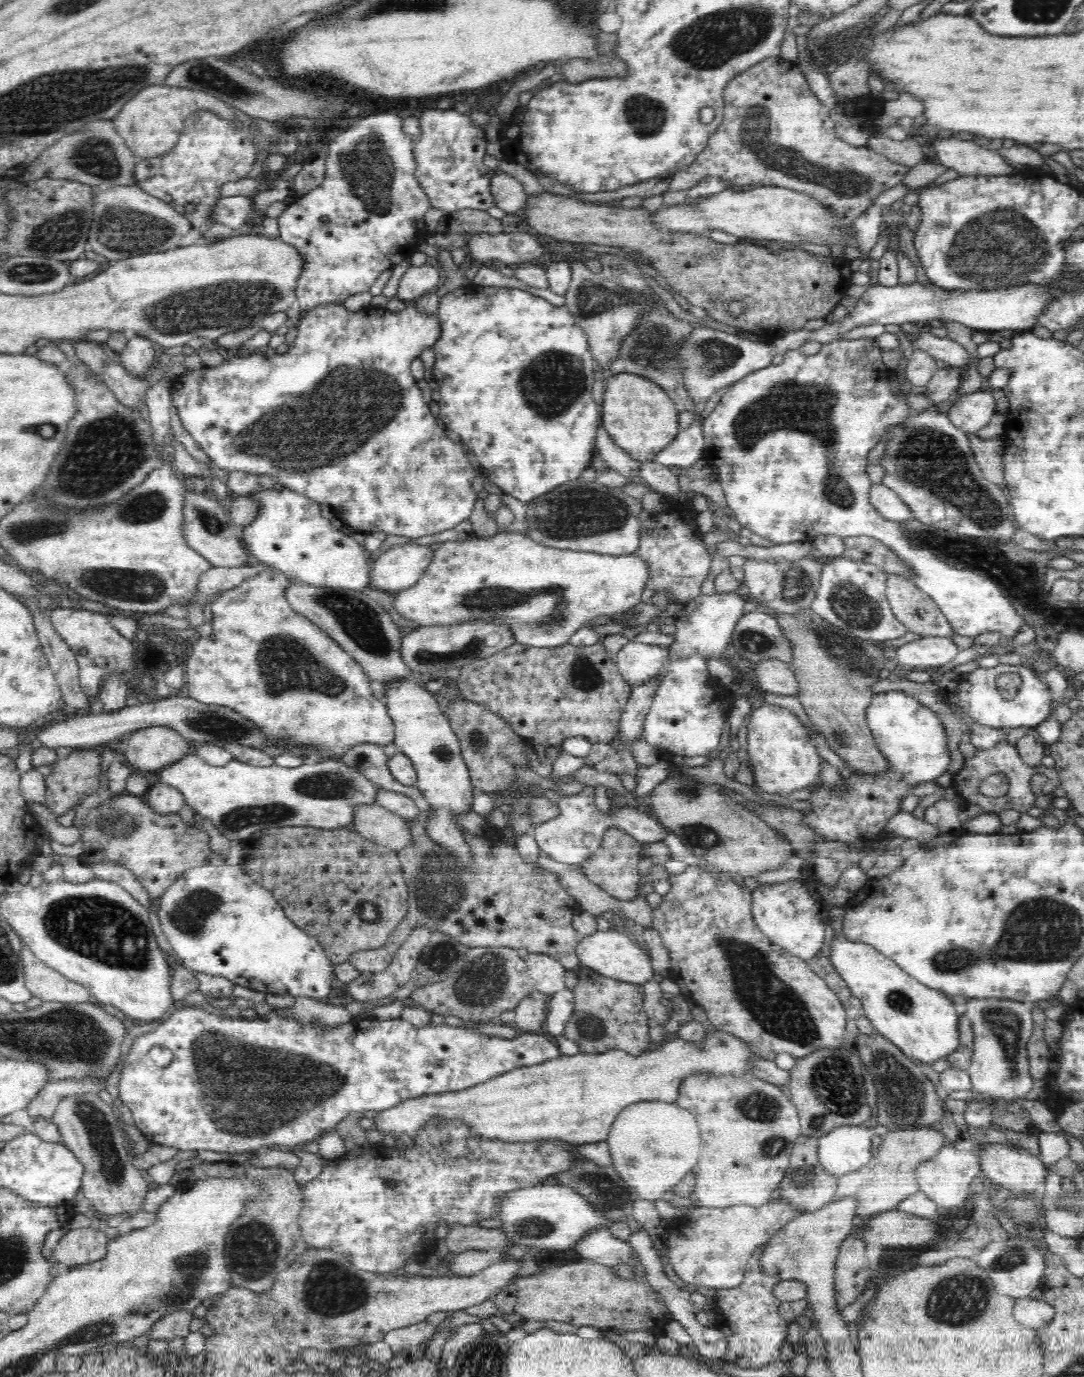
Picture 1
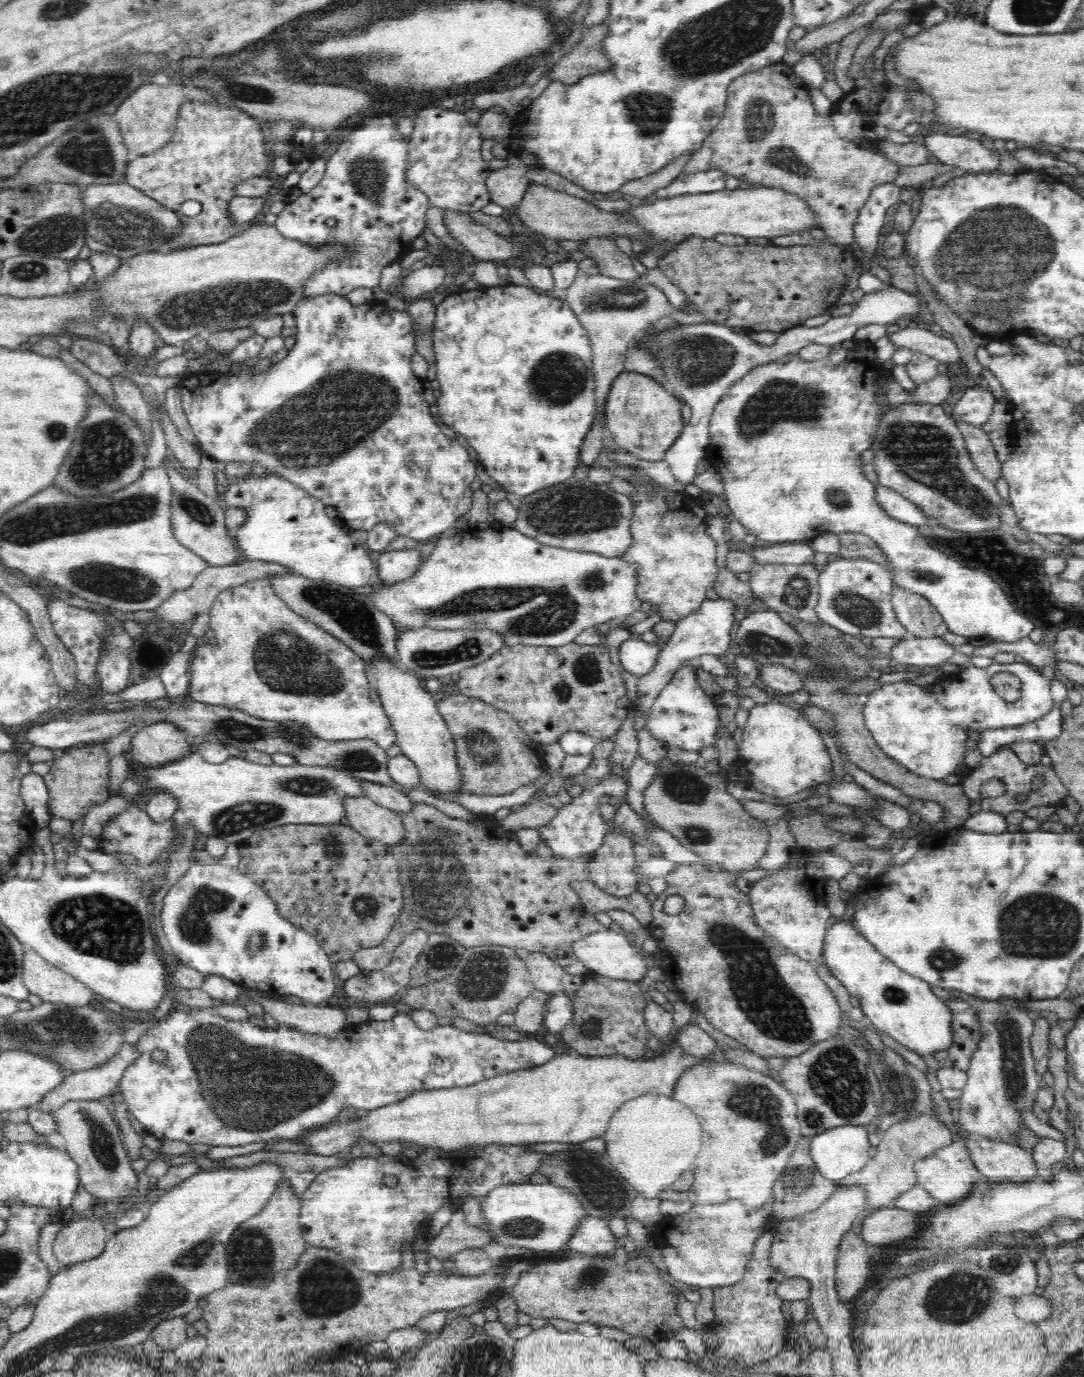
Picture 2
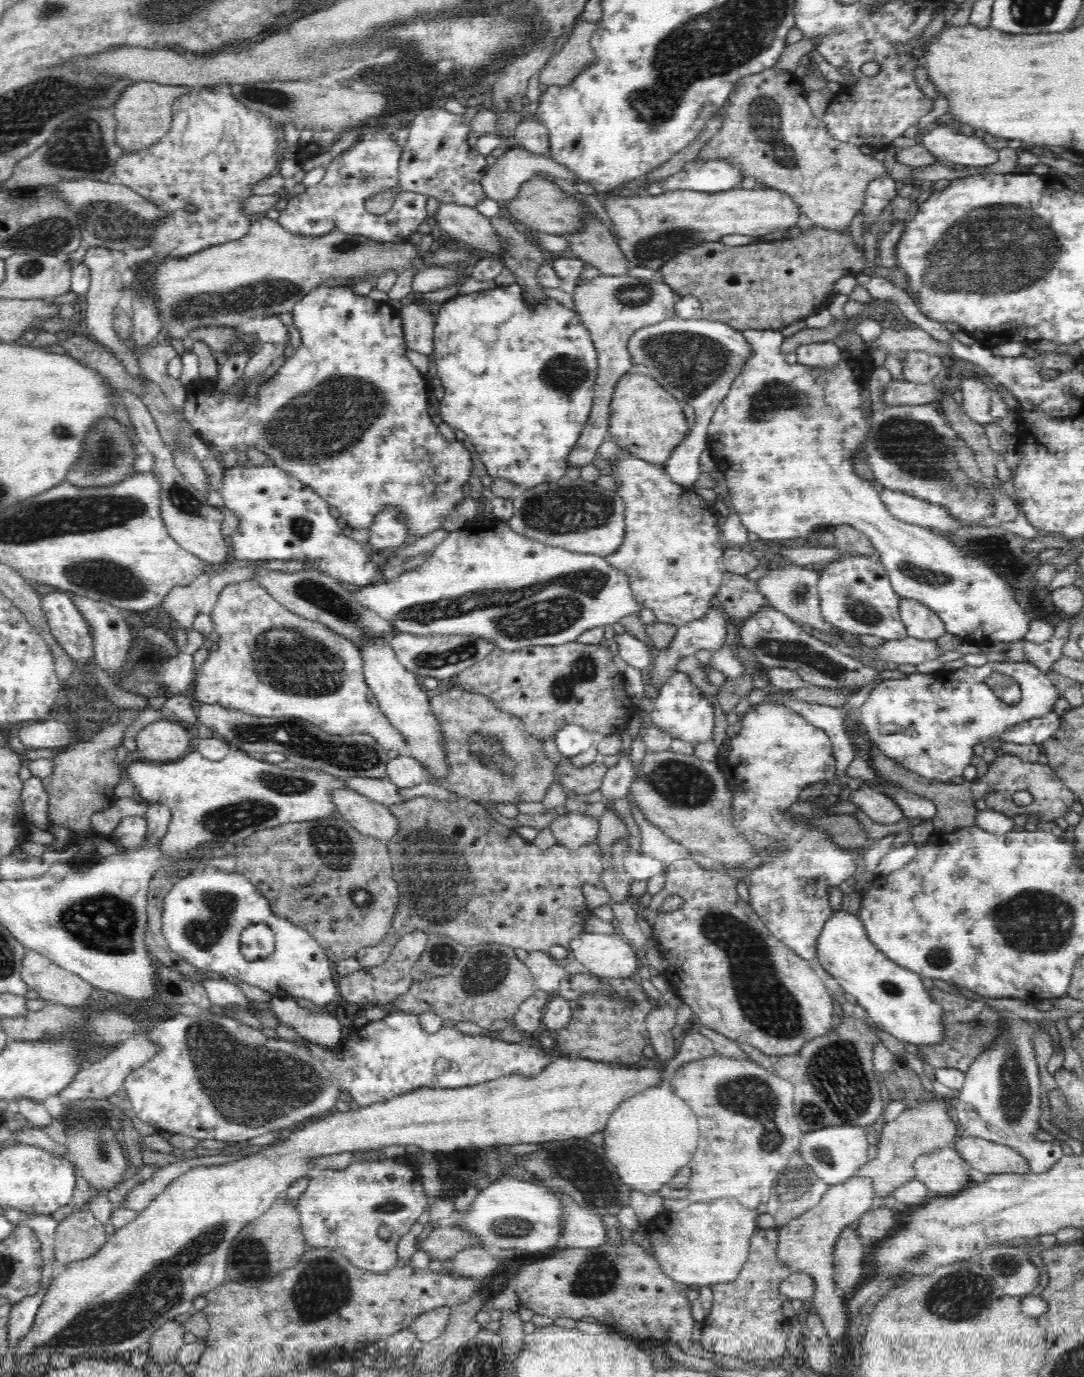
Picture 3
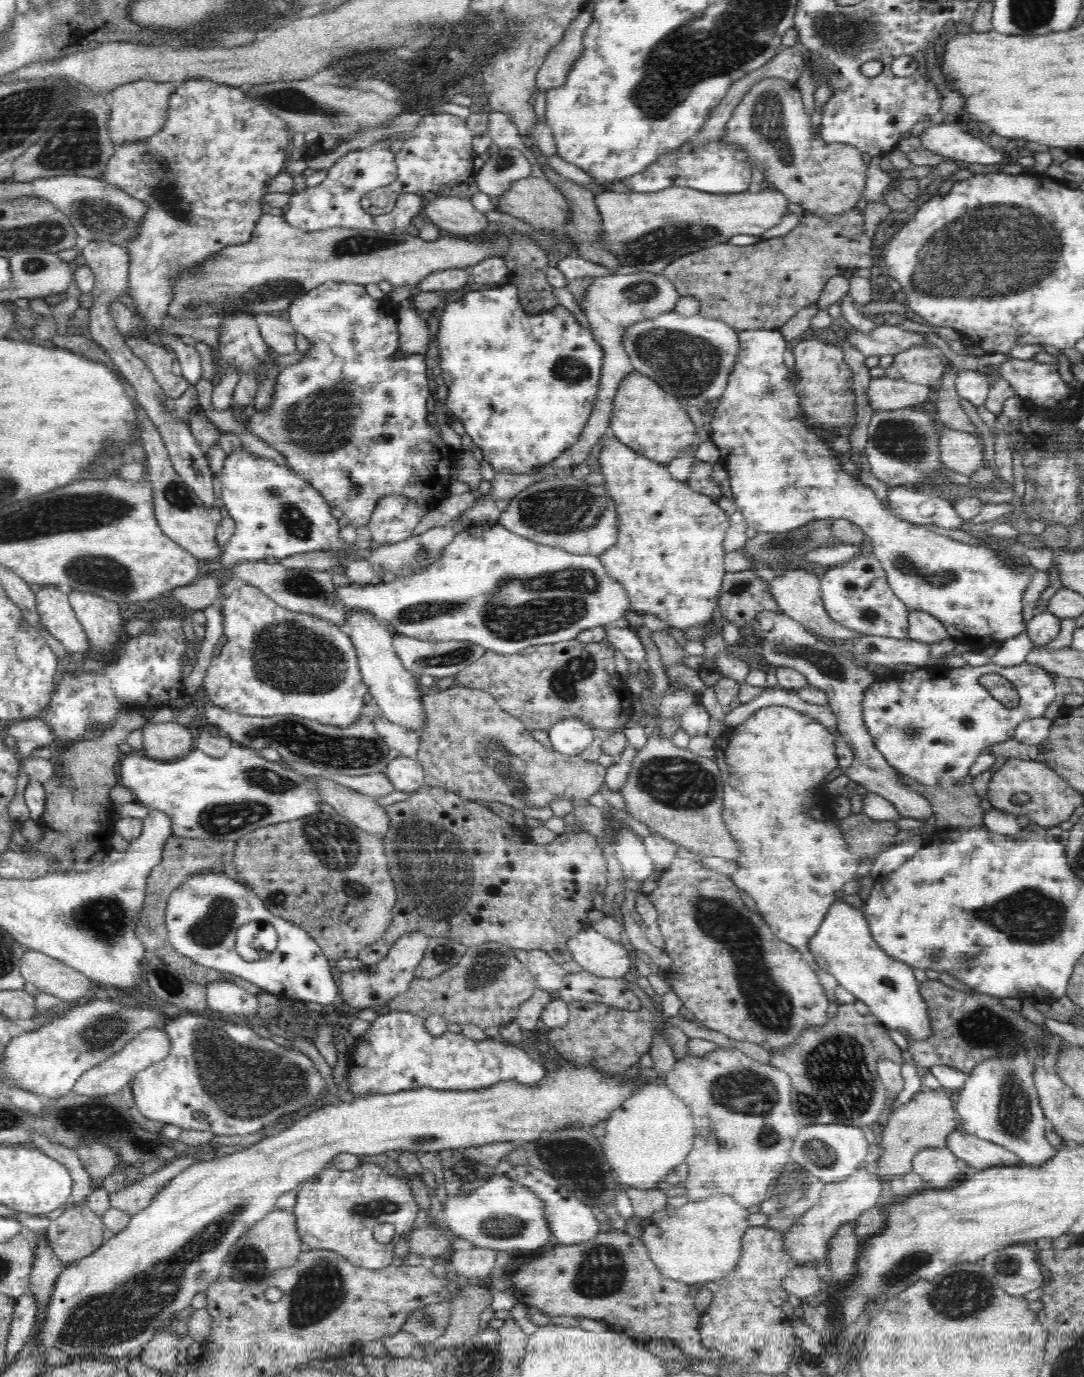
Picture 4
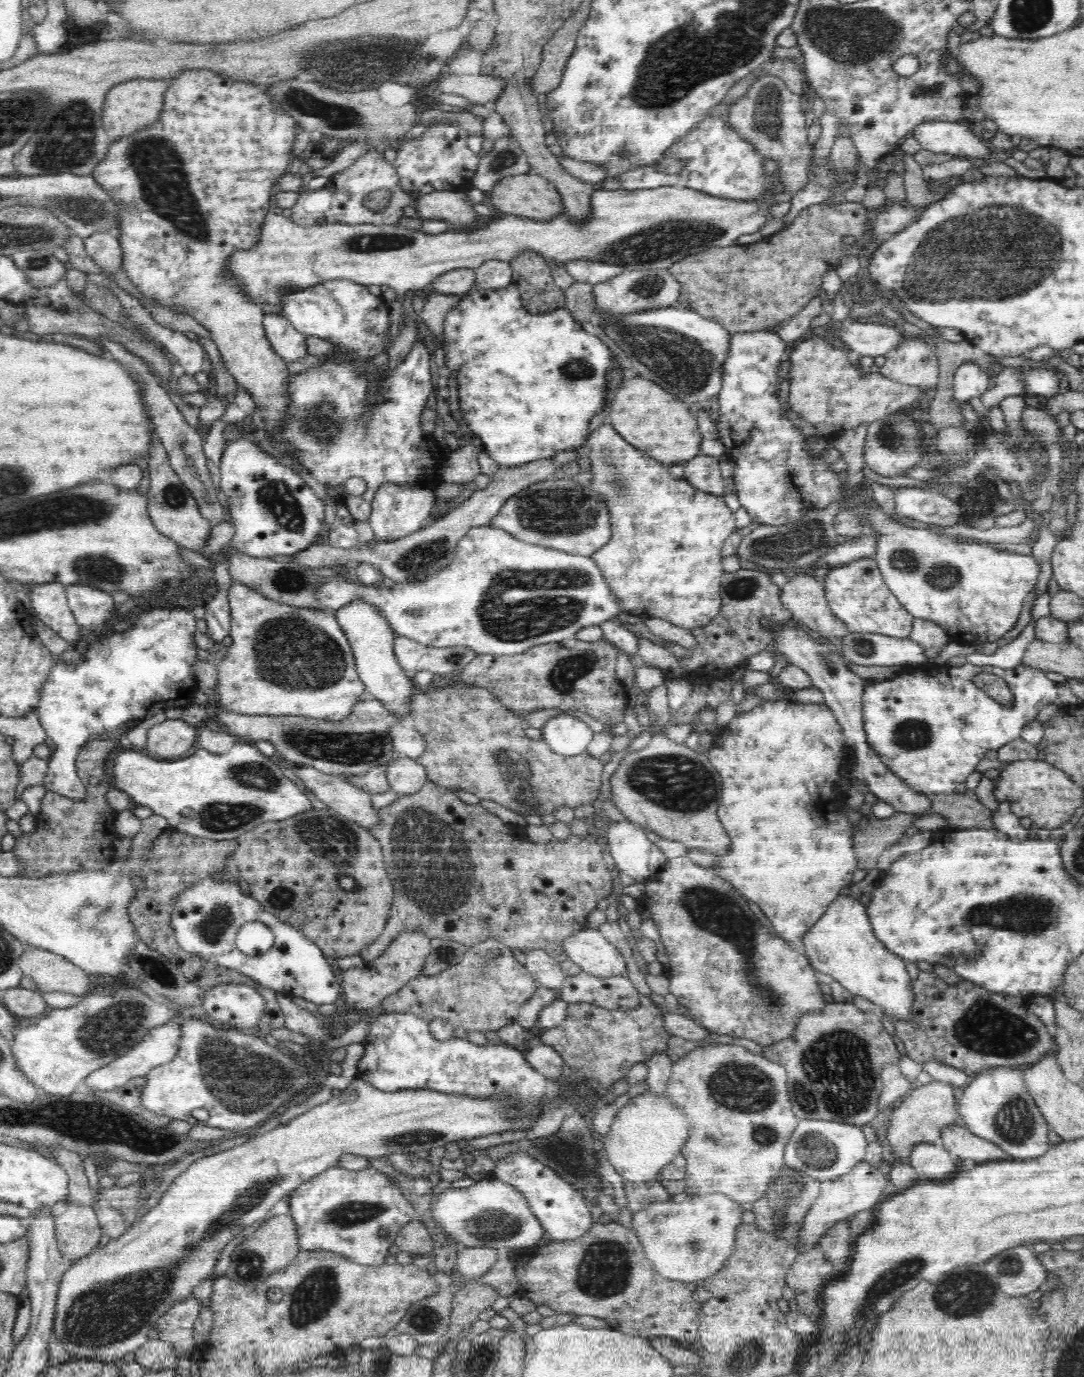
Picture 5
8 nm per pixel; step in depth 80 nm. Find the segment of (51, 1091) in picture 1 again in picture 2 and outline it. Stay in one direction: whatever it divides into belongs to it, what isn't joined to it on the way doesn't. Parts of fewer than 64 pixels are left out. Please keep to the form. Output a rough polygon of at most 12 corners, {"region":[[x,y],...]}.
{"region":[[126,1044],[97,1067],[72,1073],[32,1110],[96,1100],[118,1086],[139,1059]]}

